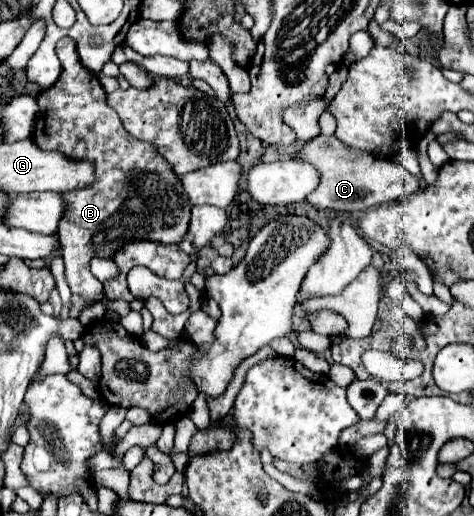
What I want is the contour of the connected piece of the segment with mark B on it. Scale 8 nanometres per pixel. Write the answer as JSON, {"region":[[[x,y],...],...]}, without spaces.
{"region":[[[61,38],[57,42],[57,56],[61,60],[63,70],[59,80],[37,96],[39,112],[33,130],[33,140],[41,150],[59,150],[71,160],[91,160],[91,164],[95,166],[95,180],[91,186],[83,190],[63,192],[63,202],[67,202],[67,214],[63,214],[63,222],[59,222],[59,230],[57,230],[57,238],[61,242],[61,250],[65,258],[65,278],[69,288],[73,294],[83,294],[83,298],[91,298],[91,296],[99,296],[103,290],[103,284],[95,280],[89,272],[89,260],[97,256],[95,250],[117,250],[119,244],[137,238],[177,244],[187,234],[191,202],[179,178],[171,172],[171,166],[155,150],[155,146],[131,138],[131,134],[123,128],[117,112],[105,104],[107,94],[99,78],[79,62],[79,54],[75,50],[73,38]]]}

